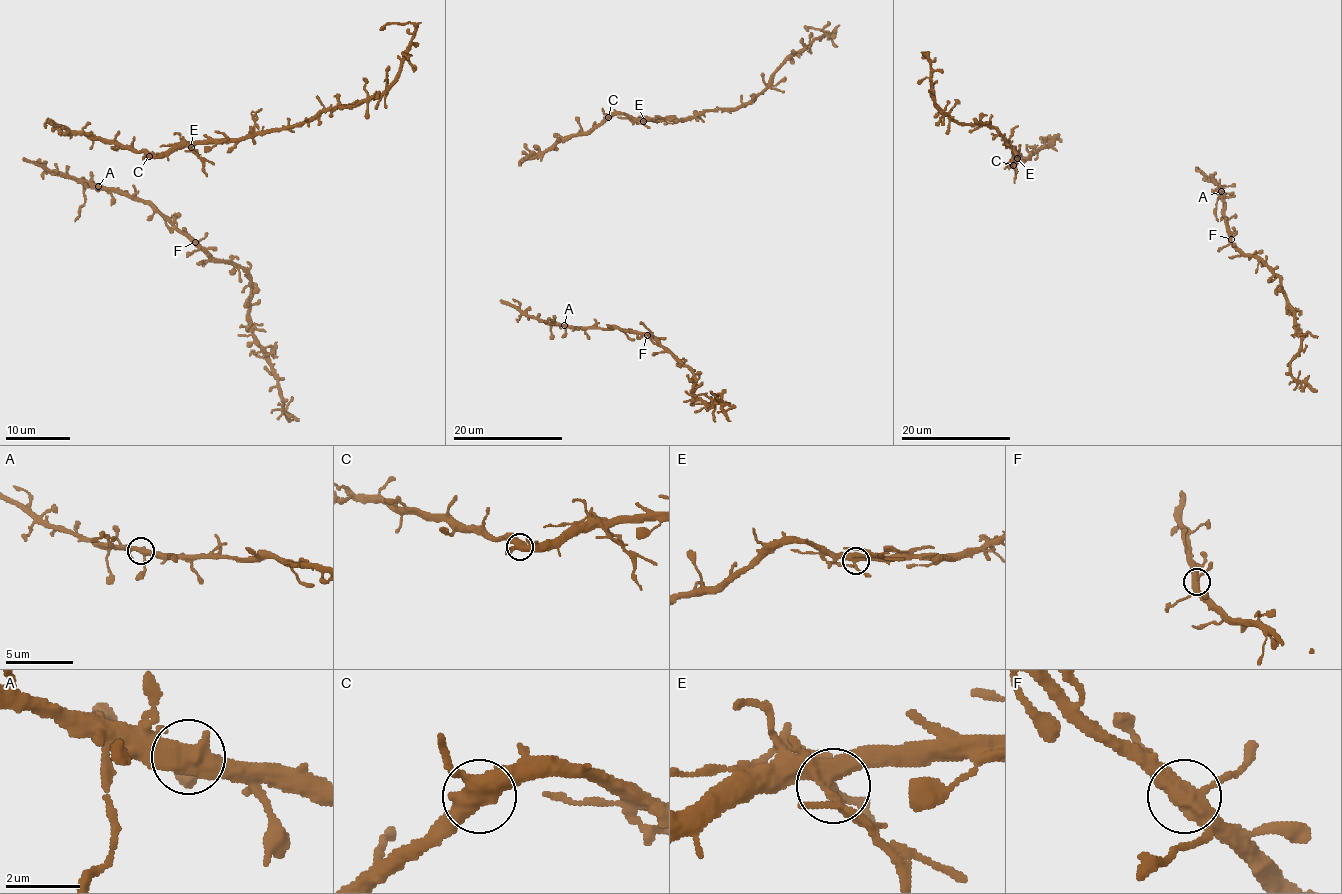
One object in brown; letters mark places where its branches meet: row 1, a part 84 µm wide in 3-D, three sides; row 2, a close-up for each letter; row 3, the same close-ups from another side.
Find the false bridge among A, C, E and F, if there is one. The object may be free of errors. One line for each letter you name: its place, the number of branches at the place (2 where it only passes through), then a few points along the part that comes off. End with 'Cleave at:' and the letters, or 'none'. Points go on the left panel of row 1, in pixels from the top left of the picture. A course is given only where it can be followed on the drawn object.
Cleave at: none

